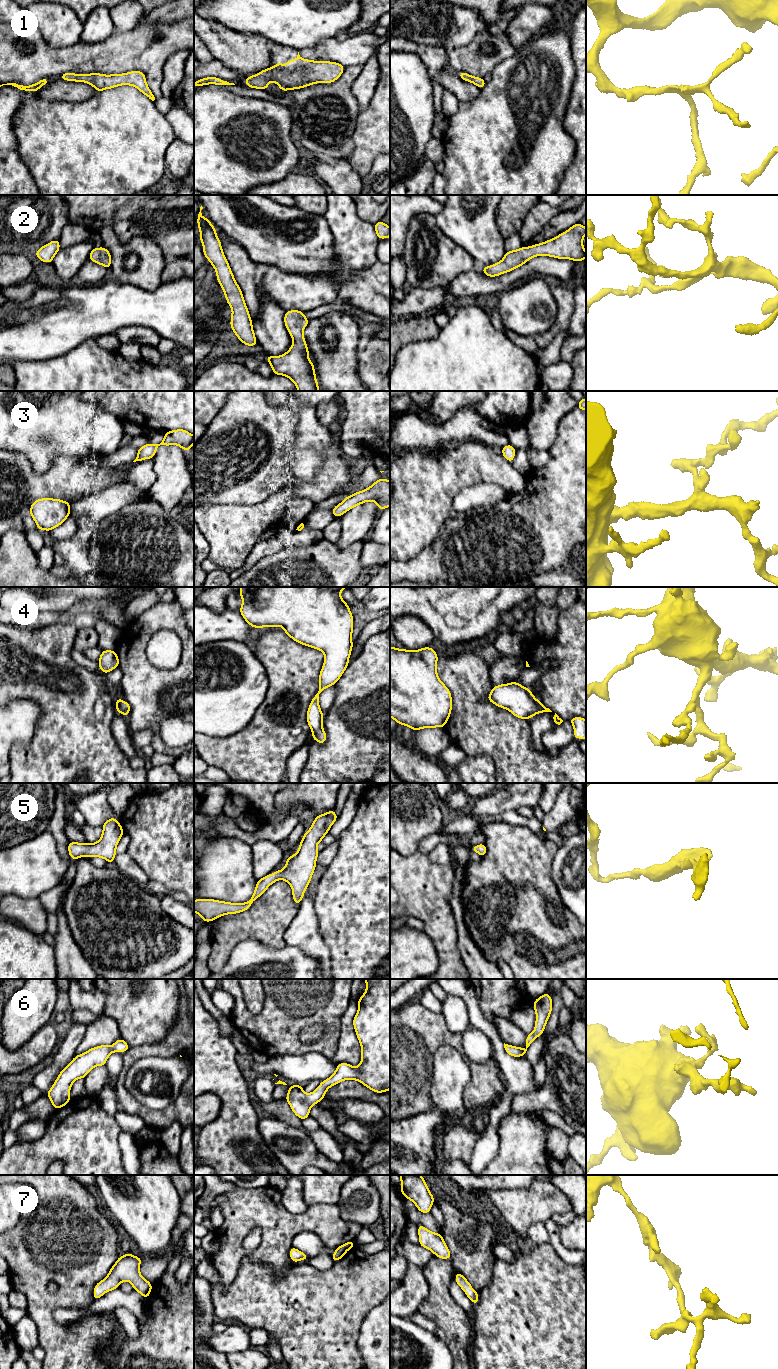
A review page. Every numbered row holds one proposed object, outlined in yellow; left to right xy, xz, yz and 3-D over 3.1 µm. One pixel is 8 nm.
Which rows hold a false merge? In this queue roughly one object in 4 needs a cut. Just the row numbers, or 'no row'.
no row

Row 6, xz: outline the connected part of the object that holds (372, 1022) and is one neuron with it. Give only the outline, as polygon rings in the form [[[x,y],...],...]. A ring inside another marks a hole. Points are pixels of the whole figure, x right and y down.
[[[365,979],[365,982],[366,991],[358,1000],[358,1011],[353,1019],[355,1033],[361,1045],[361,1062],[358,1067],[353,1067],[345,1062],[339,1063],[336,1071],[328,1079],[321,1081],[317,1089],[310,1094],[305,1093],[301,1085],[290,1085],[285,1100],[289,1103],[294,1114],[301,1120],[310,1116],[310,1108],[322,1101],[326,1091],[331,1086],[343,1080],[357,1080],[376,1093],[383,1093],[390,1090],[390,979]]]

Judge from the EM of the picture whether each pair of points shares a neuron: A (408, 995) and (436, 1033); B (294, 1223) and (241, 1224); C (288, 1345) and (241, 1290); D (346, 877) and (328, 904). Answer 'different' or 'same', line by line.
A: different
B: same
C: same
D: same

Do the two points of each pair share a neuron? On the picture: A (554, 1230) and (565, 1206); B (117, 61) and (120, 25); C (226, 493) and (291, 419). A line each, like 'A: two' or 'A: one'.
A: two
B: two
C: one

